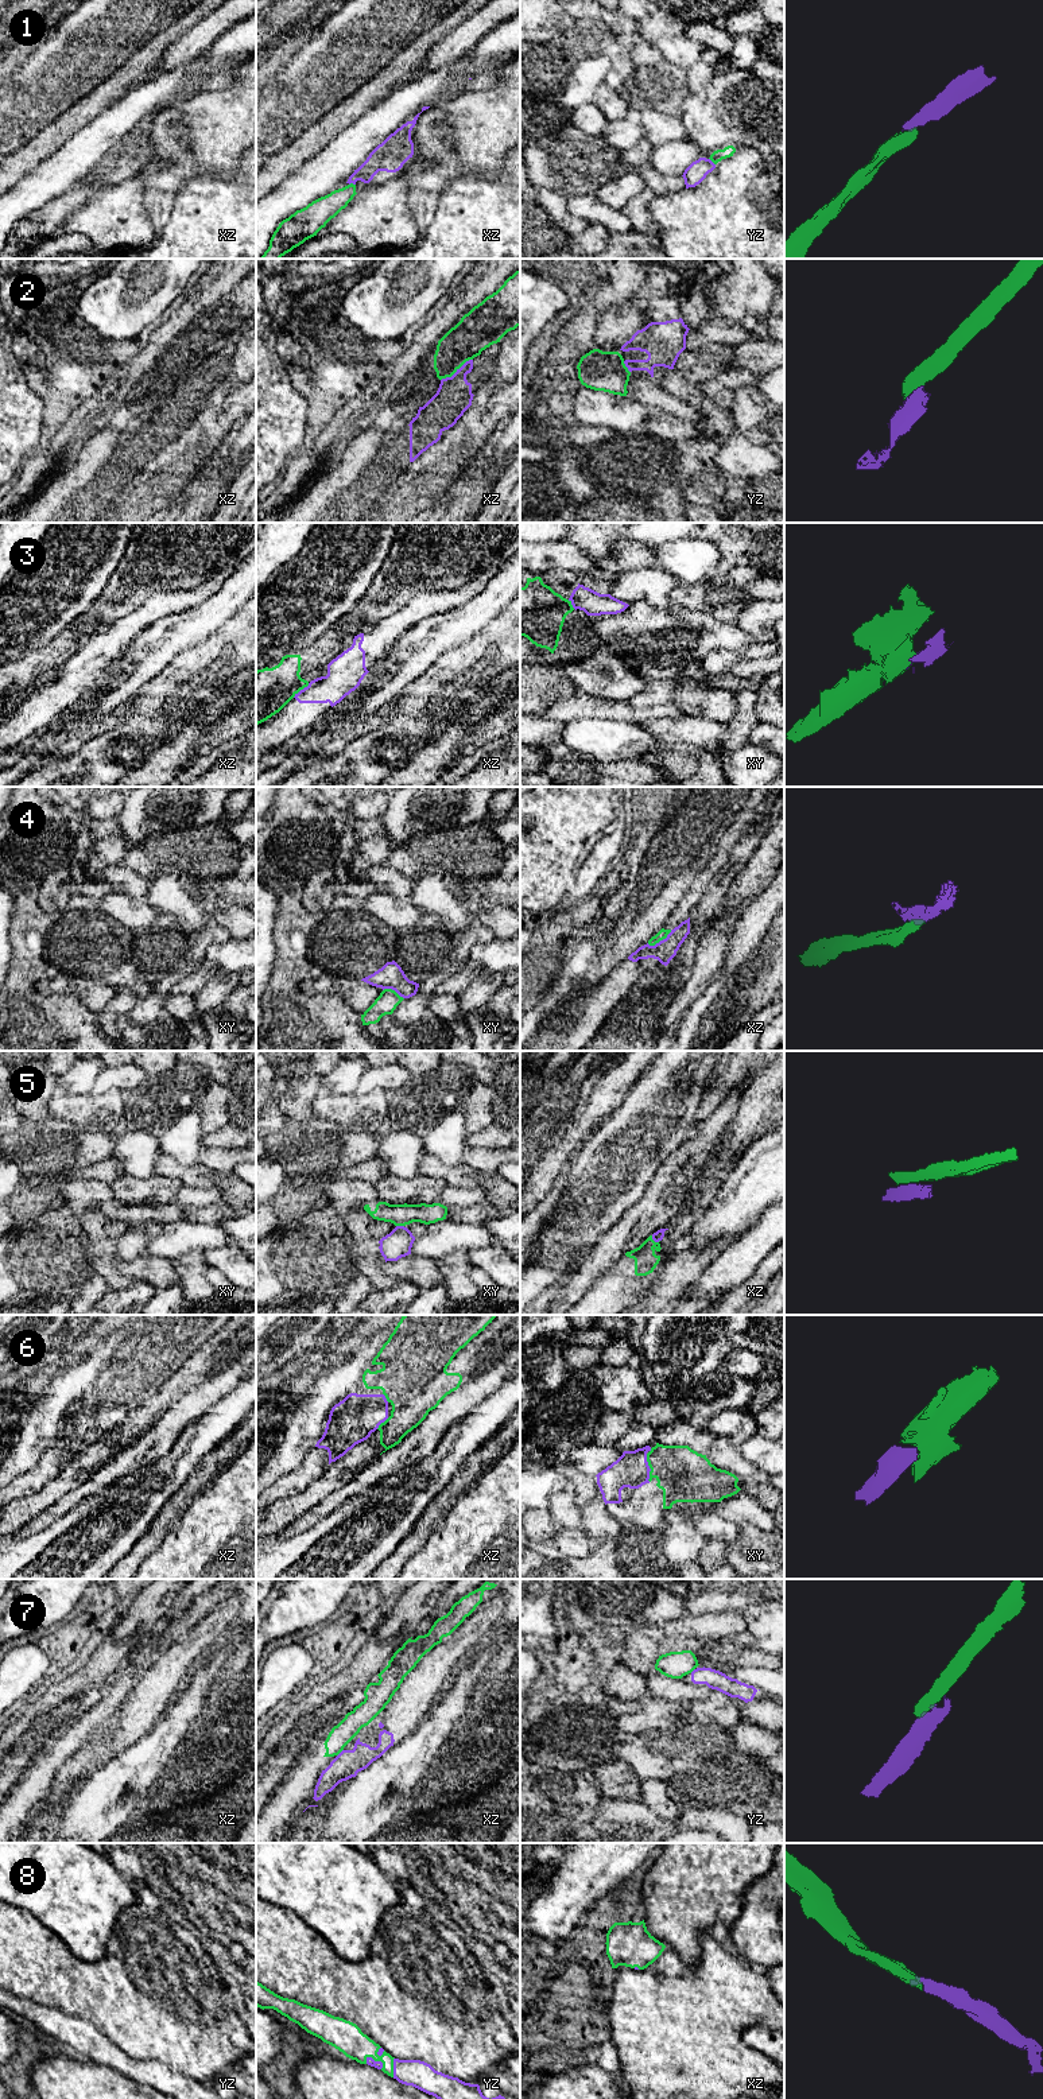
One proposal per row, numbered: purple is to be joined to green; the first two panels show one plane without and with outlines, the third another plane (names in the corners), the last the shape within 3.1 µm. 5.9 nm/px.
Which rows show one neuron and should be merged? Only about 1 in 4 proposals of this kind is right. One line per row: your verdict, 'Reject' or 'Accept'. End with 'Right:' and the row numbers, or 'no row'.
1: Accept
2: Reject
3: Reject
4: Reject
5: Reject
6: Accept
7: Reject
8: Accept
Right: 1, 6, 8

